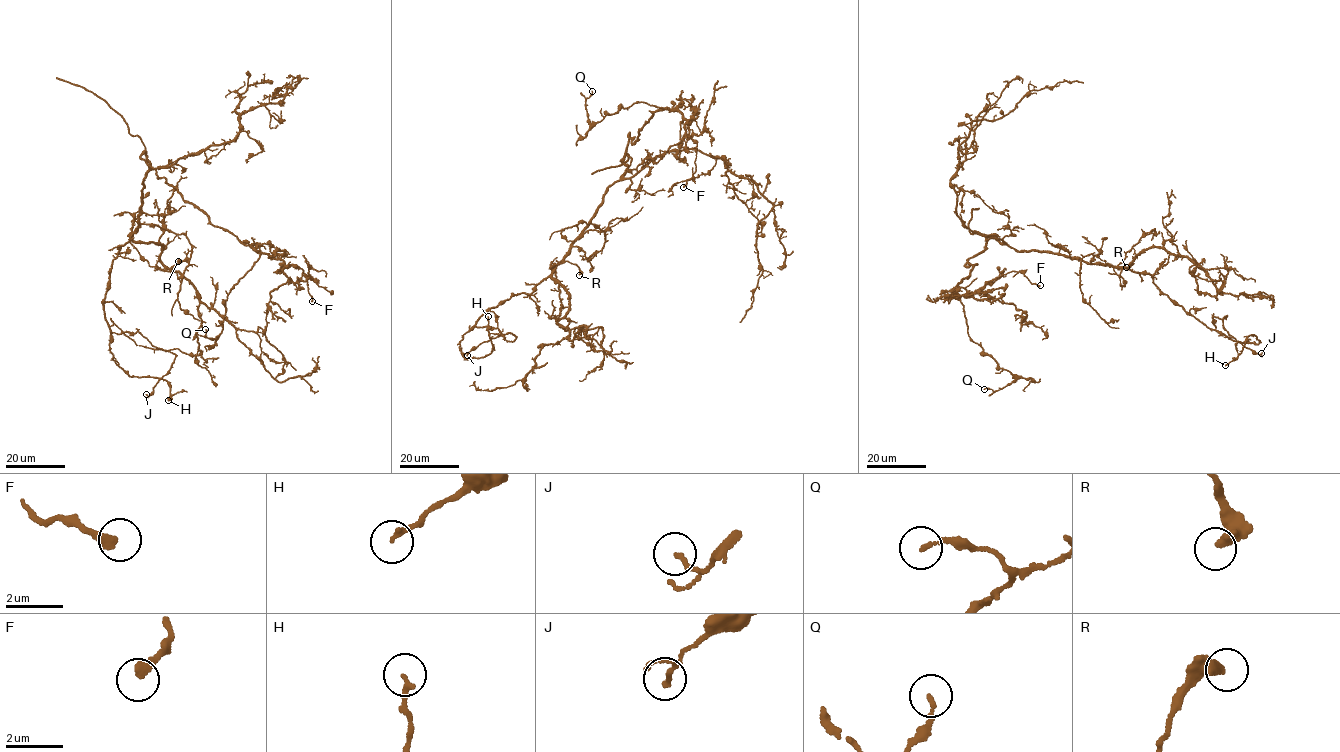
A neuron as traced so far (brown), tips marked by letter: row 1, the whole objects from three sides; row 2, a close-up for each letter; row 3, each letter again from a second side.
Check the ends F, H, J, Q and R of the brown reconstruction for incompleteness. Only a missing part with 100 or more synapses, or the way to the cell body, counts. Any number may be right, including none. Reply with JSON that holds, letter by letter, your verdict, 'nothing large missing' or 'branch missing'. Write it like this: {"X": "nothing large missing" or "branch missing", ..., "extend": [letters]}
{"F": "nothing large missing", "H": "nothing large missing", "J": "nothing large missing", "Q": "nothing large missing", "R": "nothing large missing", "extend": []}

